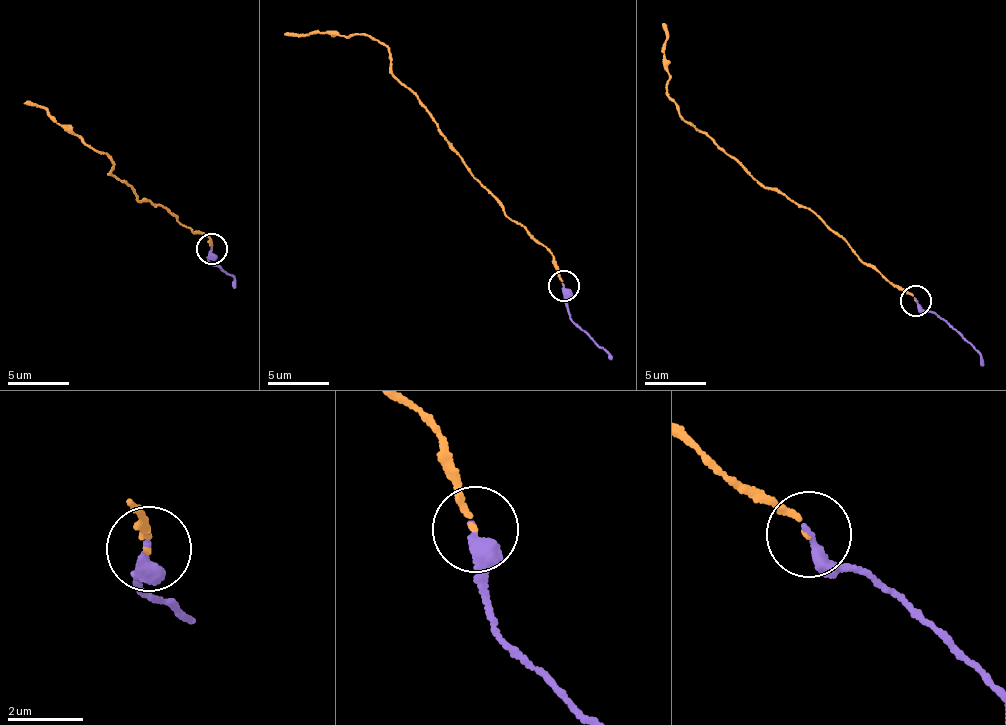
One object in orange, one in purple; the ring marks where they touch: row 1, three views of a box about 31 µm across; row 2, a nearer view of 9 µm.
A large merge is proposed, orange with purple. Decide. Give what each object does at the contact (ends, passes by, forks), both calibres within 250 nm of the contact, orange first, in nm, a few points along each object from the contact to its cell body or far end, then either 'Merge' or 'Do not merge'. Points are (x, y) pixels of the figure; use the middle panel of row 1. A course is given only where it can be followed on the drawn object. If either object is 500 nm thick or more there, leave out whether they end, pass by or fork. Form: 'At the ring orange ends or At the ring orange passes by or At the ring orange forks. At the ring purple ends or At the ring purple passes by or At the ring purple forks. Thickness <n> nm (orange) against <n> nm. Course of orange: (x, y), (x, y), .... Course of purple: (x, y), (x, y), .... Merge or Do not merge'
At the ring orange ends. At the ring purple ends. Thickness 120 nm (orange) against 320 nm. Course of orange: (564, 286), (555, 258), (476, 180), (445, 135), (393, 73), (386, 49), (374, 36), (284, 34). Course of purple: (564, 286), (568, 315), (613, 357). Merge

